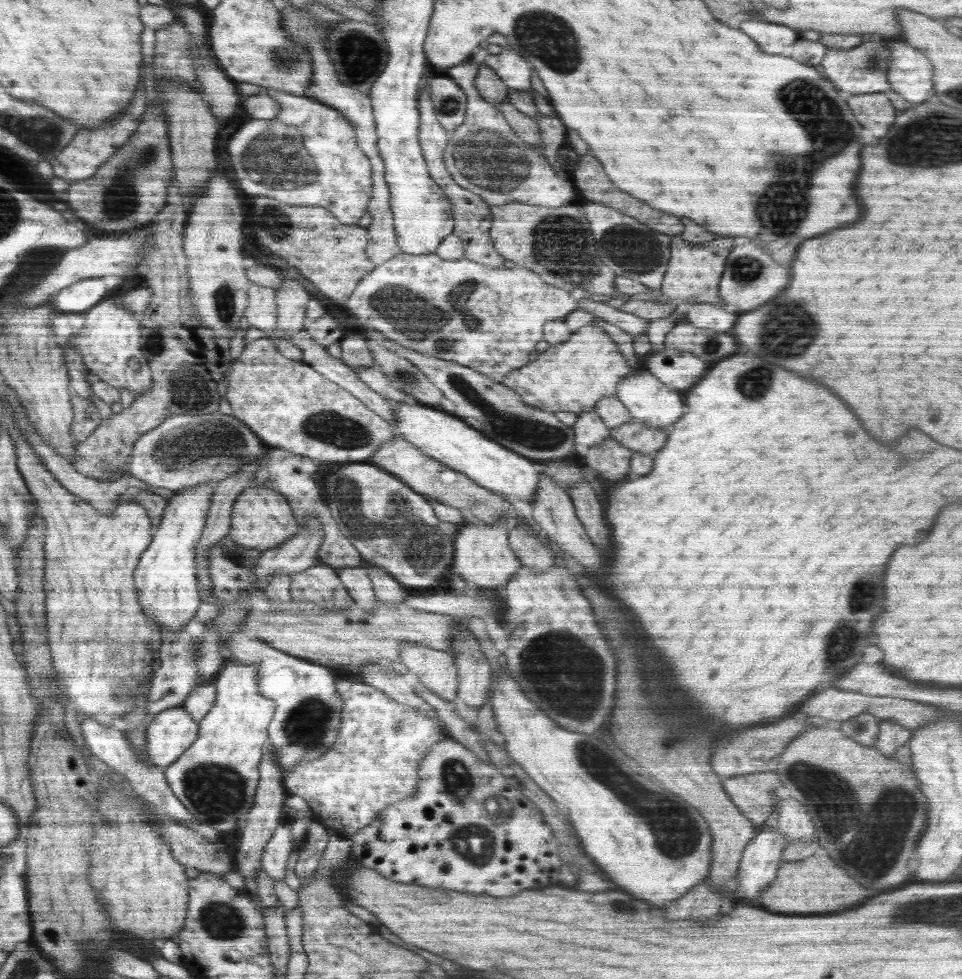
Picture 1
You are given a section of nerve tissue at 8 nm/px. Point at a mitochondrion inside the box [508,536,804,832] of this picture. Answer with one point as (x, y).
(570, 675)

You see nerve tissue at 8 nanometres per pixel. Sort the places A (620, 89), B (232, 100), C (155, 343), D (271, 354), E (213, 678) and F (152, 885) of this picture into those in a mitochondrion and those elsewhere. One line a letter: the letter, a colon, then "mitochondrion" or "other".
A: other
B: other
C: mitochondrion
D: other
E: other
F: other

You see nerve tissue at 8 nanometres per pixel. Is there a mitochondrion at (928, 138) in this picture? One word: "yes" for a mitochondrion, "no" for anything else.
yes

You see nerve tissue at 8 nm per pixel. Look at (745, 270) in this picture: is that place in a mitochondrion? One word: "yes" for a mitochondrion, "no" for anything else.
yes

